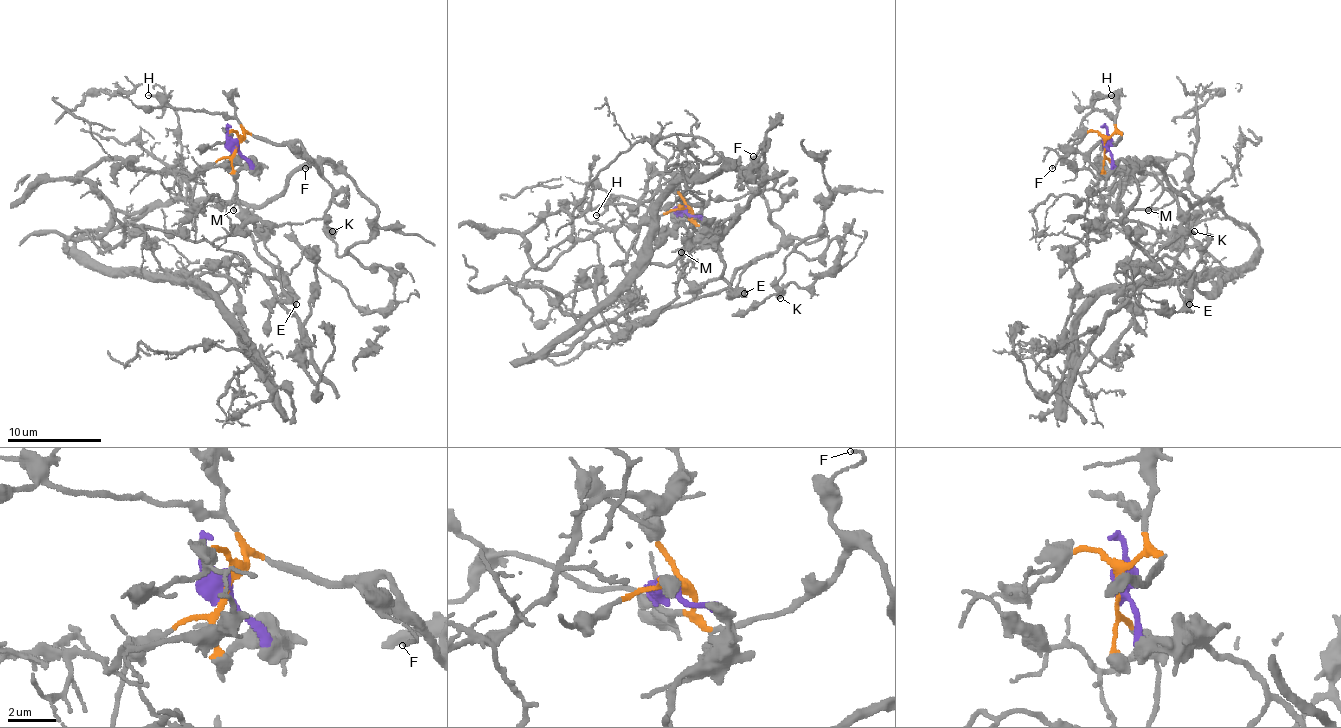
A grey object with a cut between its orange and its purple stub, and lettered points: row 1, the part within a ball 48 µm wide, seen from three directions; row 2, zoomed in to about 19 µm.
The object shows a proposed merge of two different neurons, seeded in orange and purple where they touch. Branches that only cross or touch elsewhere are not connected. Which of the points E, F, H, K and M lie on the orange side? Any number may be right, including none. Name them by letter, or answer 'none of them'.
F, H, K

